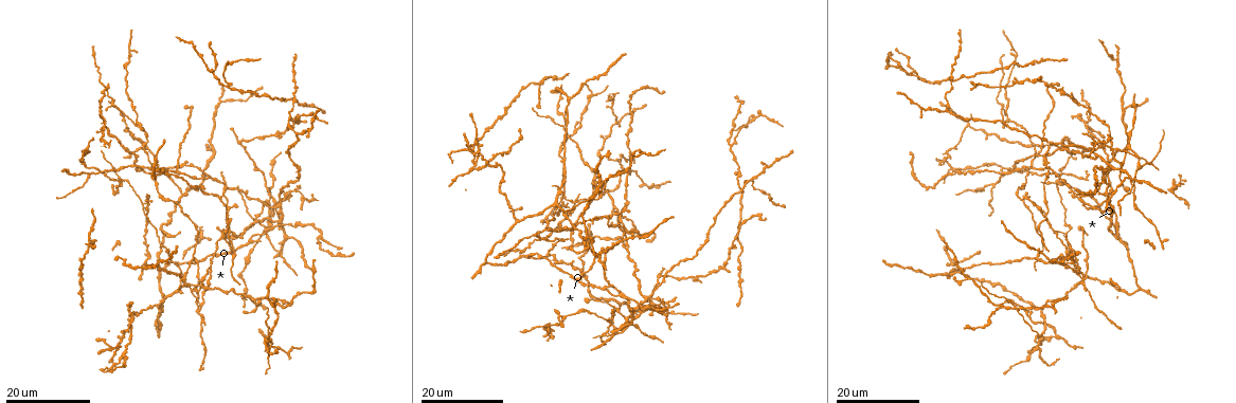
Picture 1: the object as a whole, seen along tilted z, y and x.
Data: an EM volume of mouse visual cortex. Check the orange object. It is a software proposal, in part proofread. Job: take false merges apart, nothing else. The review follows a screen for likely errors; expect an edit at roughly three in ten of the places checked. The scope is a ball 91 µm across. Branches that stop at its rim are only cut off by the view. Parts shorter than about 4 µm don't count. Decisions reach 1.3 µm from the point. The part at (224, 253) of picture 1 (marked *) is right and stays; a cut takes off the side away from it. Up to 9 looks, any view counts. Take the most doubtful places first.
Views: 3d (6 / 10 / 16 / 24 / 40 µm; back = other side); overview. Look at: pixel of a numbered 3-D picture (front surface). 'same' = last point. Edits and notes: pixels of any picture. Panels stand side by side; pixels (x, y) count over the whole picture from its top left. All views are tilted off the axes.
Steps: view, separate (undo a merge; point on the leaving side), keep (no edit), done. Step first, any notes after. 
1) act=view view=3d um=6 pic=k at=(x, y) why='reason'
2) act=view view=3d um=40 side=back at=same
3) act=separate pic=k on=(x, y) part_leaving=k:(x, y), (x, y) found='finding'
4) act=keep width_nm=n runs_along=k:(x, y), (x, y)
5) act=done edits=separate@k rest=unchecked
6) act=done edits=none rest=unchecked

act=view view=3d um=24 pic=1 at=(597, 195) why='small branch off a trunk'

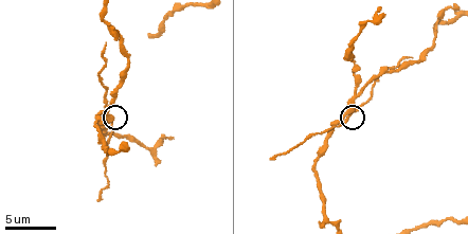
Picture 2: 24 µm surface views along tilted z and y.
act=view view=3d um=6 pic=2 at=(348, 120)

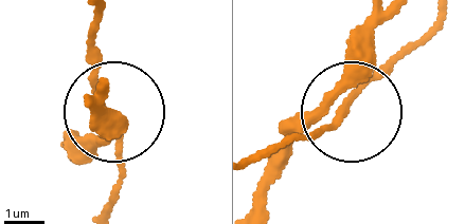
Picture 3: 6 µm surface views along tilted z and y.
act=keep side_arm_um=11 found='one neuron here'

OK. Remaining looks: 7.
act=view view=3d um=16 pic=1 at=(186, 275) why='four-way junction'

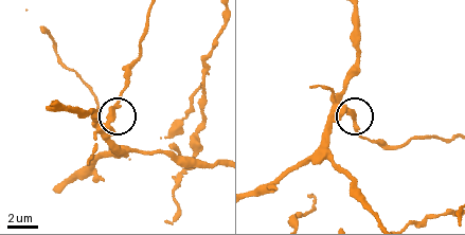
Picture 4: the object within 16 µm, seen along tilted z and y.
act=view view=3d um=10 pic=4 at=(110, 119) why='zoom in'

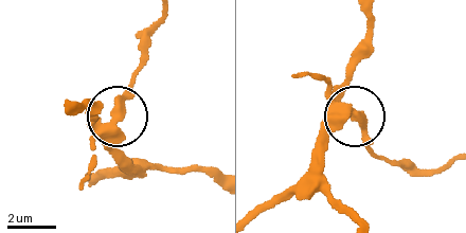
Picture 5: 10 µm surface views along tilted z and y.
act=separate pic=5 on=(118, 102) part_leaving=5:(103, 128), (140, 66), (141, 36), (157, 17) found='two neurons meet here'

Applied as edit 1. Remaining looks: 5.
act=view view=3d um=24 pic=1 at=(640, 313) why='looks like a crossing'

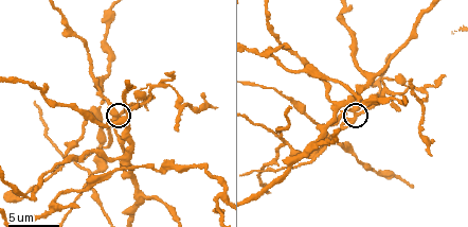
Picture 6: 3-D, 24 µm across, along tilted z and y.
act=view view=3d um=6 pic=6 at=(357, 117) why='zoom in'

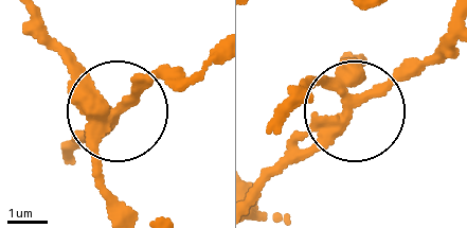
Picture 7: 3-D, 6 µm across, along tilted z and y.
act=separate pic=7 on=(137, 93) arms=4 part_leaving=7:(336, 82), (370, 88), (454, 51) found='two neurons meet here'

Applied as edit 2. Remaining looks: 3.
act=view view=overview

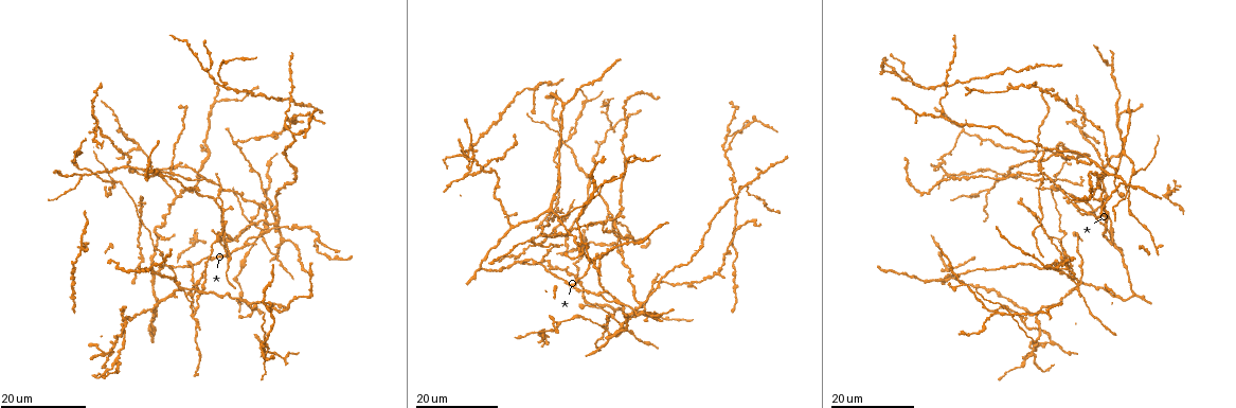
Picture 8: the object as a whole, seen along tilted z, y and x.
act=view view=3d um=16 pic=8 at=(93, 112) why='a fork'

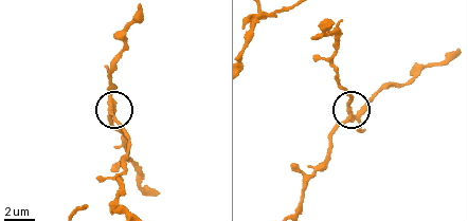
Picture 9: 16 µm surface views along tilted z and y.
act=view view=3d um=6 pic=9 at=(111, 104) why='closer look'

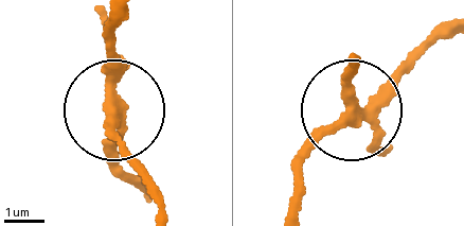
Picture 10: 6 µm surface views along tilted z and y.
act=separate pic=10 on=(122, 143) side_arm_um=9 part_leaving=10:(112, 100), (118, 141), (155, 204) found='two neurons meet here'

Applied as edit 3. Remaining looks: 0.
act=done edits=separate@5,separate@7,separate@10 rest=unchecked

